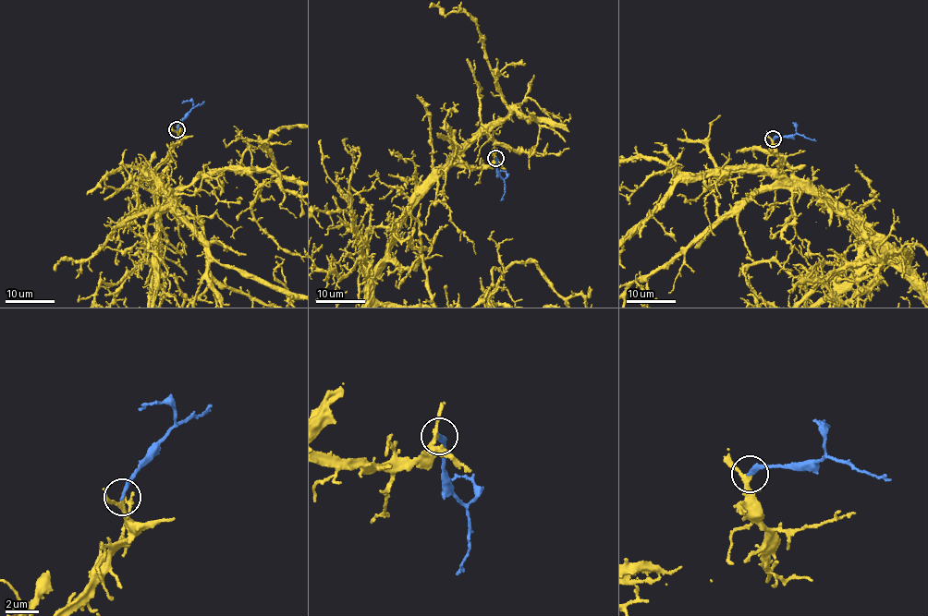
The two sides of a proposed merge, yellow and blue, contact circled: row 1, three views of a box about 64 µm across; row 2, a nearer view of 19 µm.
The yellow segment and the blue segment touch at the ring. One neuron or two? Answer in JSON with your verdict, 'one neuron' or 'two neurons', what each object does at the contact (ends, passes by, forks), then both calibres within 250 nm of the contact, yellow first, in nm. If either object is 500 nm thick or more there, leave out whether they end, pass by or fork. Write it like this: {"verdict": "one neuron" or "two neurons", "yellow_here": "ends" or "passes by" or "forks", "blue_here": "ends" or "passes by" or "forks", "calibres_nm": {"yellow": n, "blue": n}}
{"verdict": "one neuron", "yellow_here": "passes by", "blue_here": "ends", "calibres_nm": {"yellow": 190, "blue": 240}}

